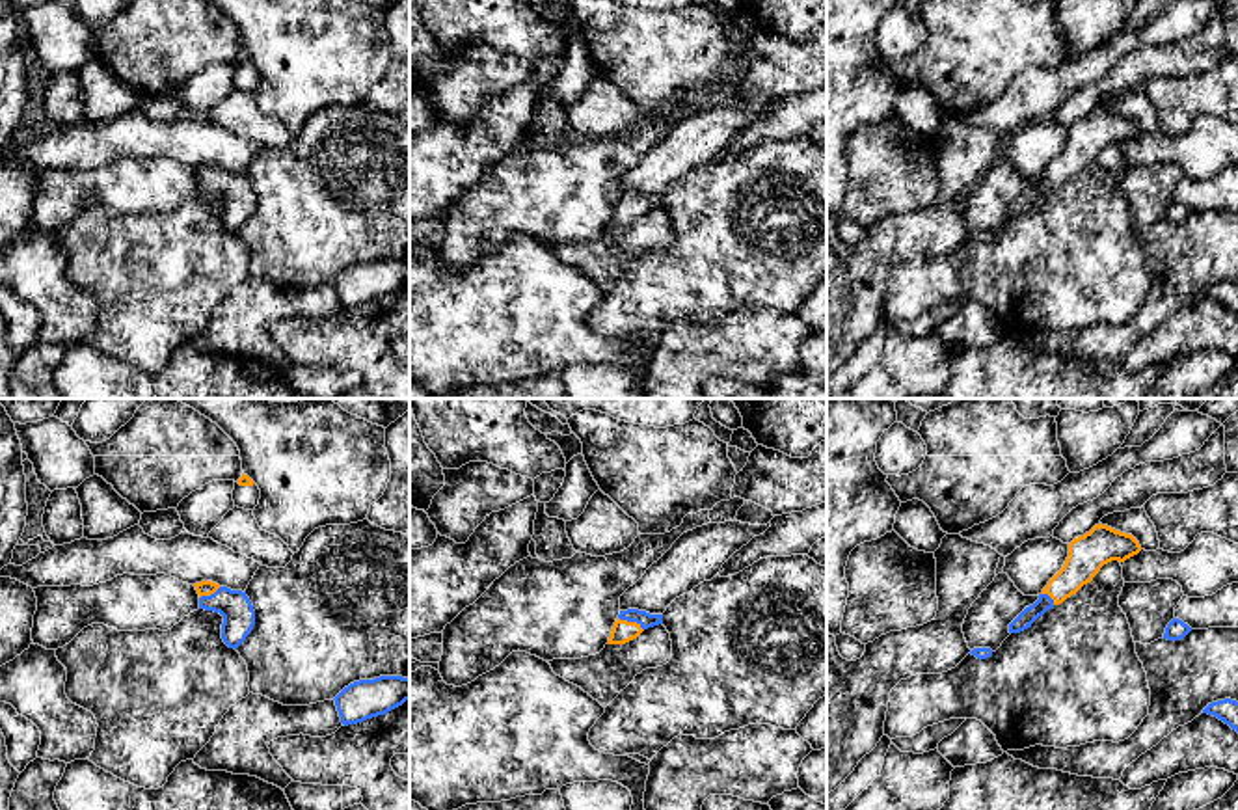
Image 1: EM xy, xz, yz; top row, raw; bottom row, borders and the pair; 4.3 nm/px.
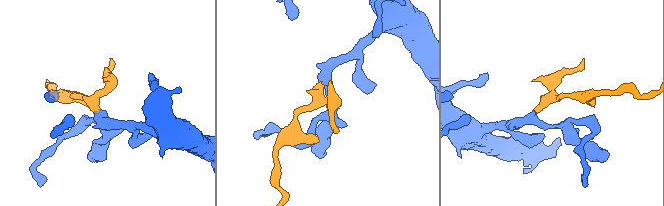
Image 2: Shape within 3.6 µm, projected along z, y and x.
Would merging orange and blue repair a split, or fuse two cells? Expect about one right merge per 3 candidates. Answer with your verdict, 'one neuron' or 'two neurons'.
one neuron

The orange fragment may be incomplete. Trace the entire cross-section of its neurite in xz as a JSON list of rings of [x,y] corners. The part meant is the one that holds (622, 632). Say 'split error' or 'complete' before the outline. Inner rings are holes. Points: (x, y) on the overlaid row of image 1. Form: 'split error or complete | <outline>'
split error | [[[639,609],[620,611],[607,644],[626,644],[637,639],[644,629],[659,624],[663,624],[663,614],[650,614]]]

